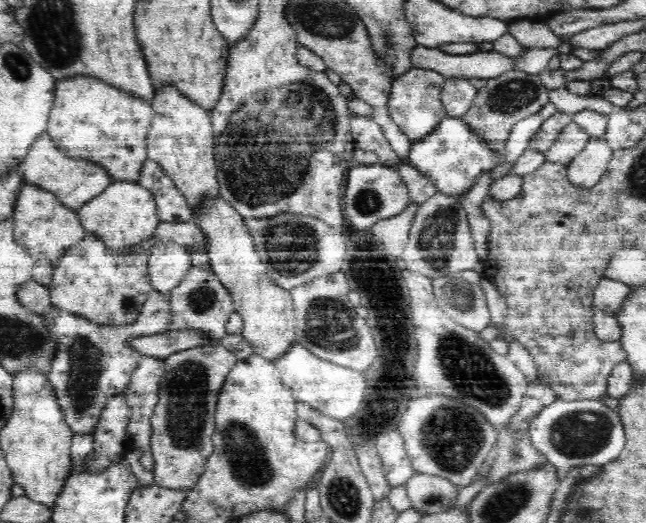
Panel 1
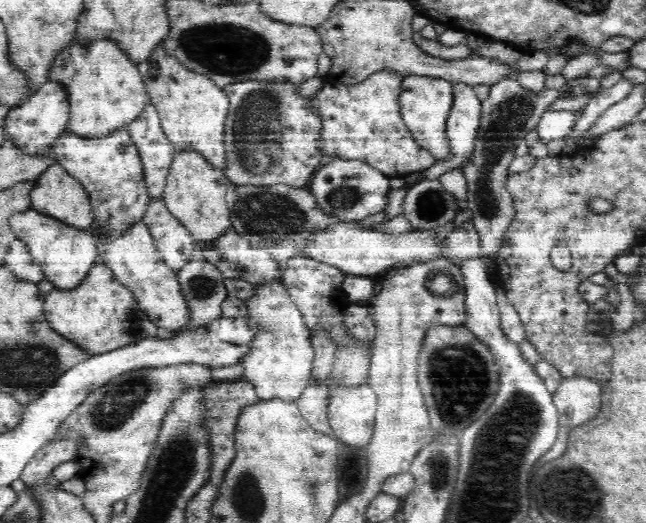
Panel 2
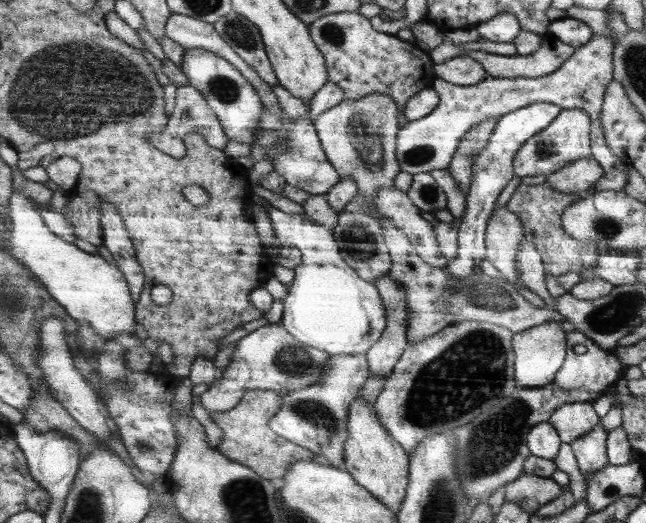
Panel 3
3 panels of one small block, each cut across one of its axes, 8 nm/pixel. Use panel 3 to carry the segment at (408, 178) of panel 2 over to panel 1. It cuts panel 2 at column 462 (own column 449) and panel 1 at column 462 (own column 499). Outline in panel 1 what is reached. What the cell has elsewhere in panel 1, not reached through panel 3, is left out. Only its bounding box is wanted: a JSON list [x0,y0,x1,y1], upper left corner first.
[441,78,477,119]

